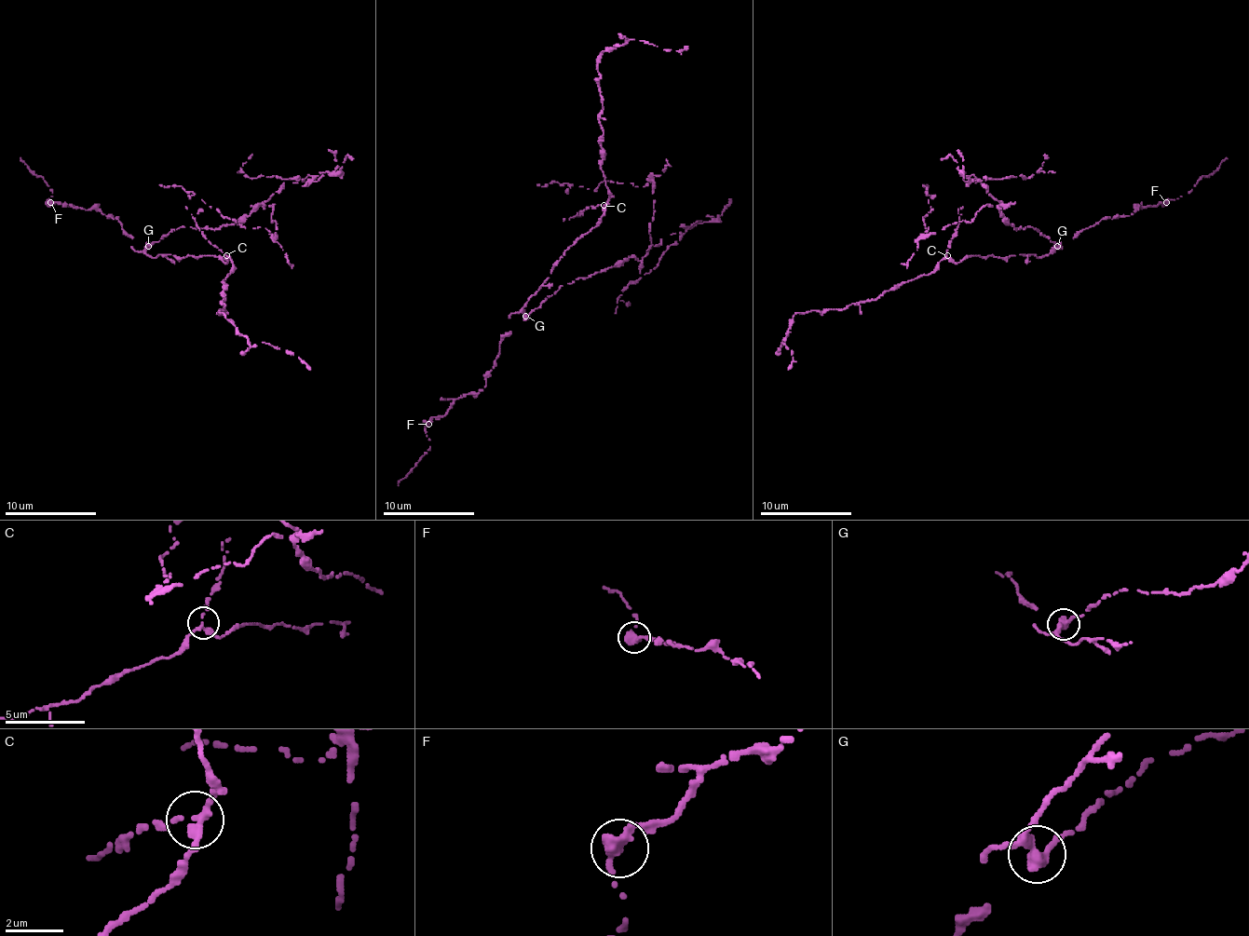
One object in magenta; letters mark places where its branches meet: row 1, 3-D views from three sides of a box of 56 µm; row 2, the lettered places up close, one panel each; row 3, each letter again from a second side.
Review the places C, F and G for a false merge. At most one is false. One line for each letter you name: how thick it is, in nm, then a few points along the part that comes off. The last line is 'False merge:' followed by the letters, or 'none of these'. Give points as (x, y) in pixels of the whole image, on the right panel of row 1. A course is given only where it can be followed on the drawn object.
G: 360 nm | (1056, 246), (1038, 230), (1009, 223), (997, 200), (970, 223), (927, 235), (927, 184)
False merge: G

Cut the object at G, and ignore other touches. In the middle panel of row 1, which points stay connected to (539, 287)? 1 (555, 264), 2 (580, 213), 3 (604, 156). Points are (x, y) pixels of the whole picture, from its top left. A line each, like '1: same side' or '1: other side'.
1: same side
2: same side
3: same side

